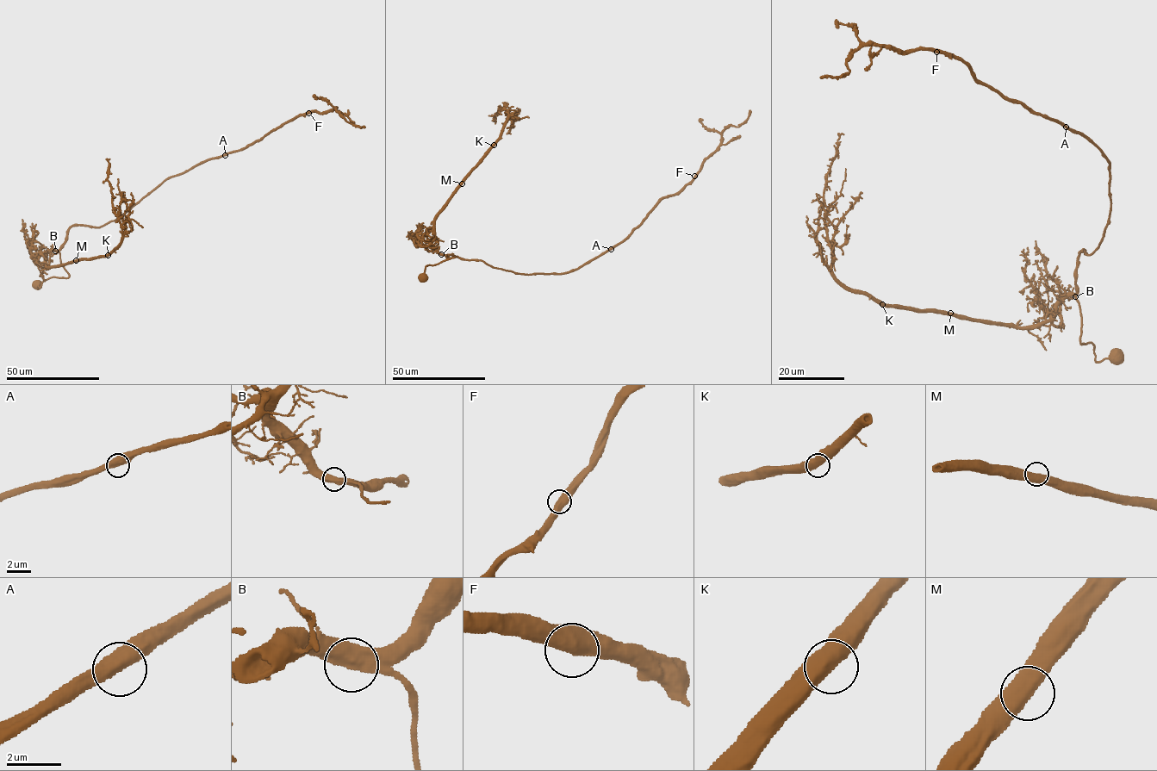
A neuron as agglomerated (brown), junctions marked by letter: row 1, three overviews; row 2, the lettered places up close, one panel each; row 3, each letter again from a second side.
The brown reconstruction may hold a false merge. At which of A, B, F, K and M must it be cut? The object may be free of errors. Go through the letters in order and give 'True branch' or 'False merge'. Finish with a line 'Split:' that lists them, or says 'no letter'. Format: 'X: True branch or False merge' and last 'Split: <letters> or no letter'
A: True branch
B: True branch
F: True branch
K: True branch
M: True branch
Split: no letter

